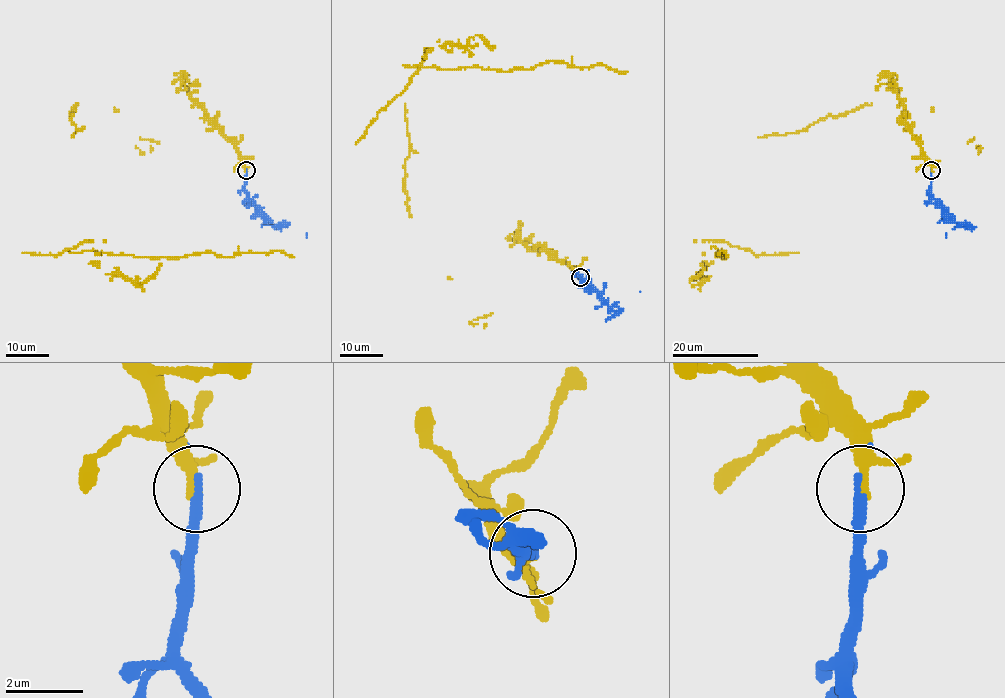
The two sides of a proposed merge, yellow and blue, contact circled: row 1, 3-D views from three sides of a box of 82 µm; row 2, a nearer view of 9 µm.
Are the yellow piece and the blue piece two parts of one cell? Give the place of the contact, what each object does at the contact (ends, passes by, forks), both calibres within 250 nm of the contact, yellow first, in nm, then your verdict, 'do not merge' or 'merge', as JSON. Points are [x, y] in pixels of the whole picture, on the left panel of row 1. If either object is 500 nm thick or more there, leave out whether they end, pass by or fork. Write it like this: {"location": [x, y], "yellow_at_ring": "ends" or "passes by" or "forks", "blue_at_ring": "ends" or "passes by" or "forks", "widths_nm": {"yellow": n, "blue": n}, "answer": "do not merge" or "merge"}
{"location": [246, 170], "yellow_at_ring": "passes by", "blue_at_ring": "ends", "widths_nm": {"yellow": 240, "blue": 320}, "answer": "merge"}

